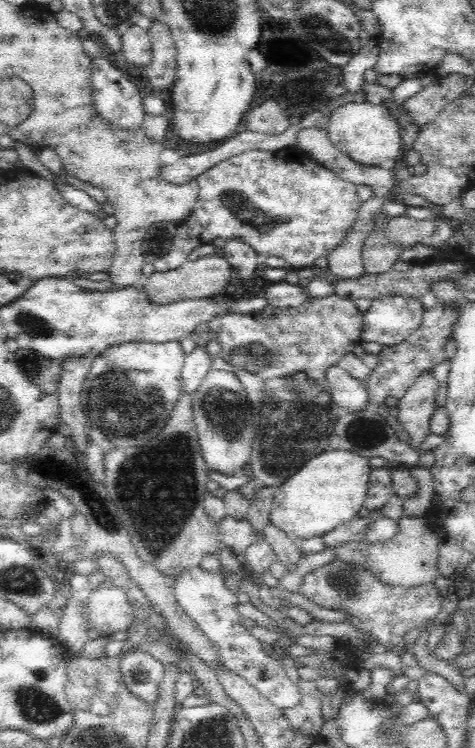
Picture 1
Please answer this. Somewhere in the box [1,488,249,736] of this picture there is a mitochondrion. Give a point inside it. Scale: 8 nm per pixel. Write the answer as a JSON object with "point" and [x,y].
{"point":[34,704]}

